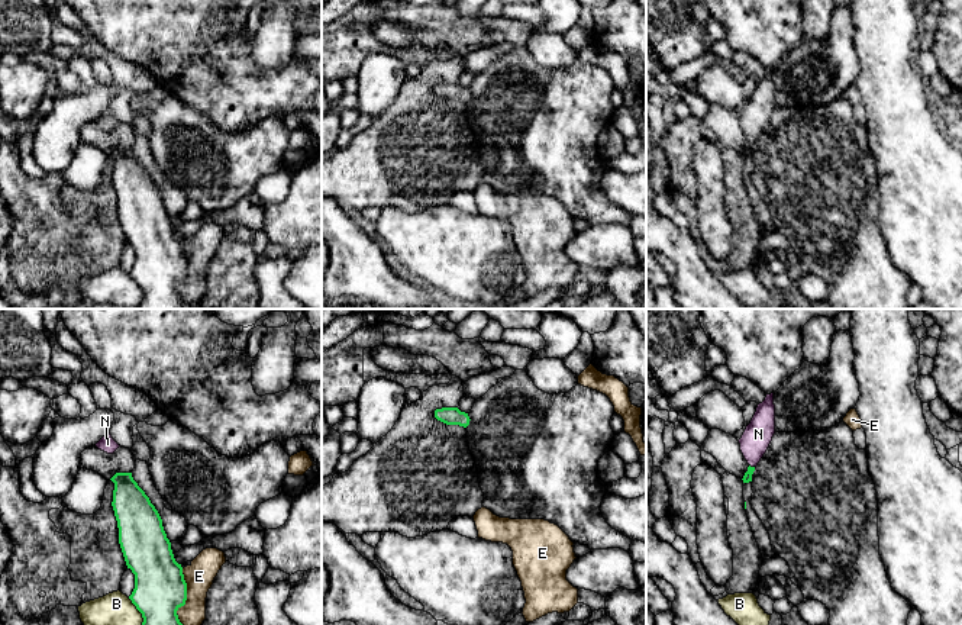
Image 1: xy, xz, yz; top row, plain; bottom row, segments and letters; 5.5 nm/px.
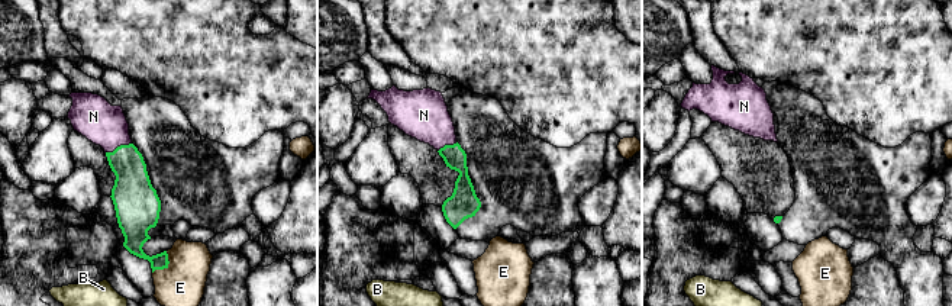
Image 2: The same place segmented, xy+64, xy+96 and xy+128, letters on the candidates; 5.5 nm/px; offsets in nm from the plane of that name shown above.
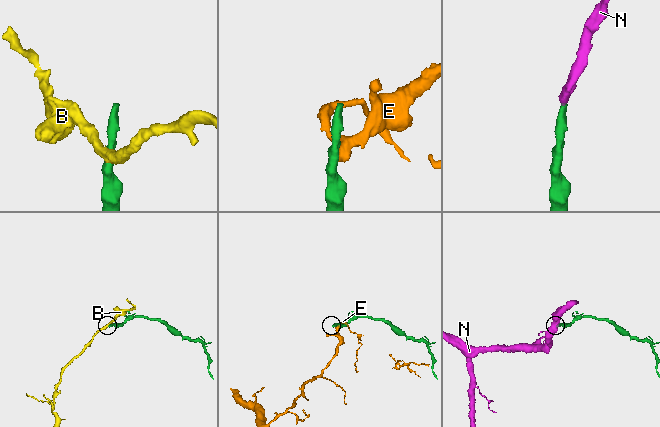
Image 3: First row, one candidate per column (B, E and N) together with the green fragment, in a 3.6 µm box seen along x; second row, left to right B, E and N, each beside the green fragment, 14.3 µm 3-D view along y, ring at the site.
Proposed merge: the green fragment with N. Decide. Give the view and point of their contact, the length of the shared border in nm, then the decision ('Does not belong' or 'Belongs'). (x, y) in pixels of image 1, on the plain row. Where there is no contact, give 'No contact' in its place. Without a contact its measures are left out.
Touches green at yz (752, 142). Shared border 40 nm. Belongs

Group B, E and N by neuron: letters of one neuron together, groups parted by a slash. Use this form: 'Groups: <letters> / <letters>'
Groups: B / E / N

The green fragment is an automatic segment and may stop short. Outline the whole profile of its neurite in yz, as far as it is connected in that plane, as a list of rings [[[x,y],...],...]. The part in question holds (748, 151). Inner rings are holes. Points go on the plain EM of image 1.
[[[774,68],[766,70],[765,75],[758,80],[756,87],[739,115],[740,126],[749,142],[743,151],[743,158],[752,157],[755,142],[766,128],[775,109],[775,80]]]

